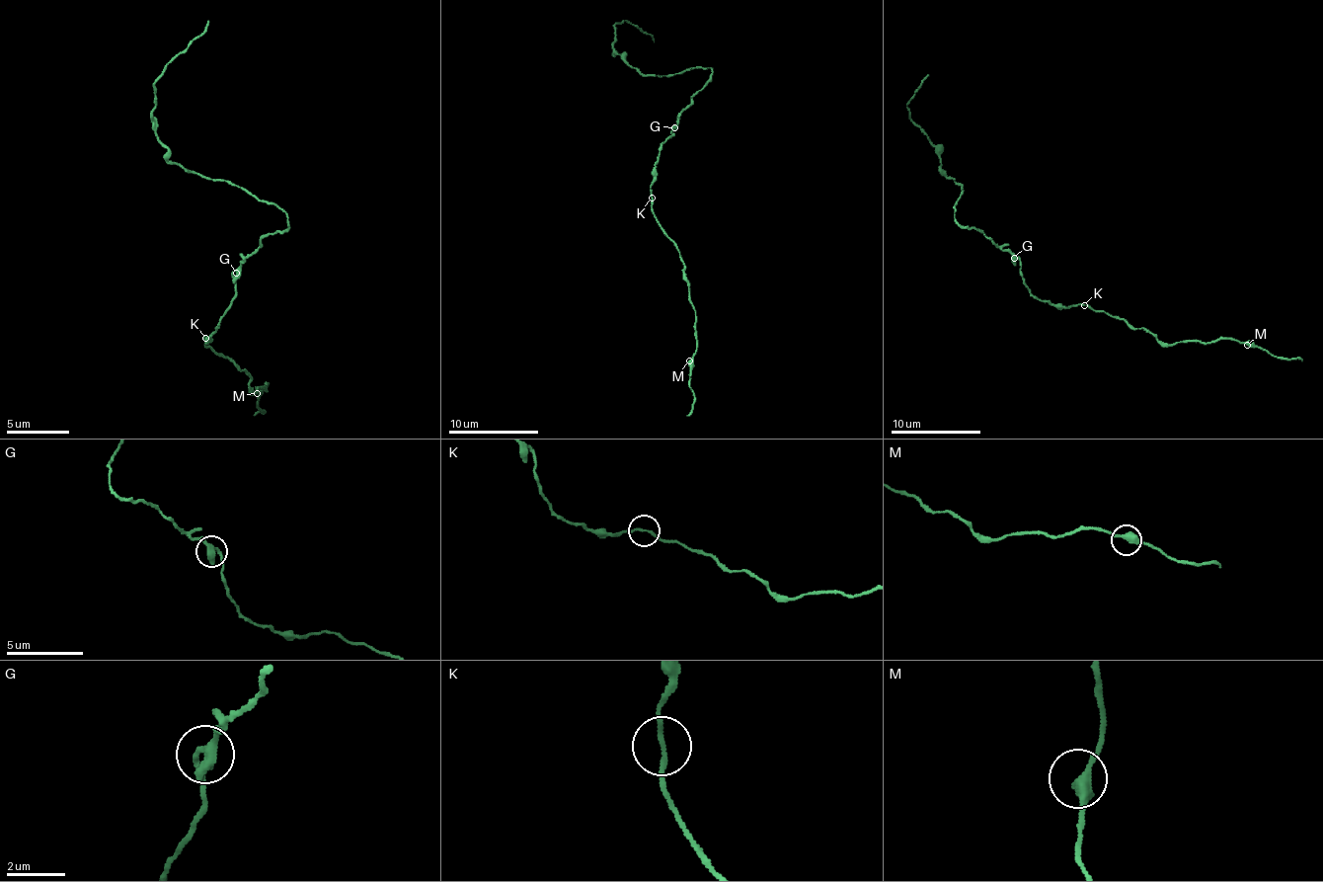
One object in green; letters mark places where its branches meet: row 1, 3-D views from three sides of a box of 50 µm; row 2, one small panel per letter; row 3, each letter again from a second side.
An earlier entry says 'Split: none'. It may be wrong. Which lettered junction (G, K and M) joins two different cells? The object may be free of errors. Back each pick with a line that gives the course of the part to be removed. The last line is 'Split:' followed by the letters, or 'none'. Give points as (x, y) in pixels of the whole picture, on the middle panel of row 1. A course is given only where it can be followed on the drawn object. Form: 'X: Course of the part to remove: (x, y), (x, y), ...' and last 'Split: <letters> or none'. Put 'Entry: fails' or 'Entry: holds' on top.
Entry: holds
Split: none

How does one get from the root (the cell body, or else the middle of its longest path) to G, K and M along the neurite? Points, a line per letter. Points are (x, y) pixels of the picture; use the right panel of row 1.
G: (1019, 271), (1019, 262), (1015, 257)
K: (1019, 271), (1028, 290), (1040, 299), (1064, 306), (1085, 304)
M: (1019, 271), (1040, 299), (1064, 306), (1087, 304), (1170, 345), (1222, 338), (1247, 345)

